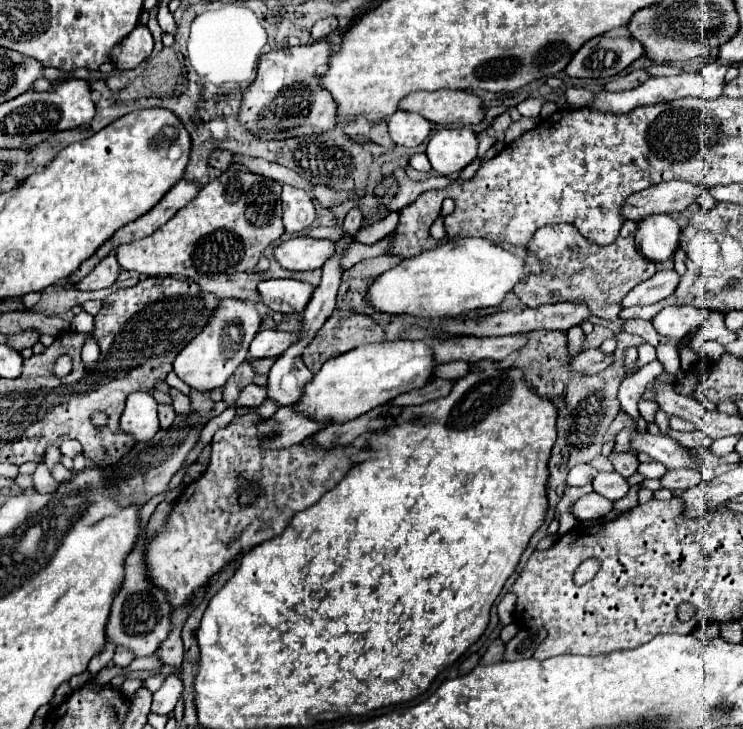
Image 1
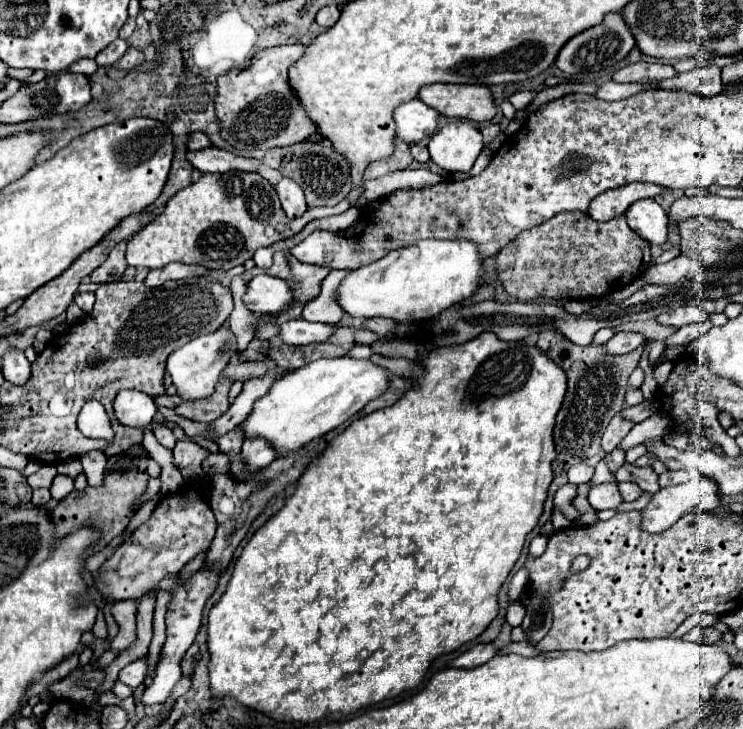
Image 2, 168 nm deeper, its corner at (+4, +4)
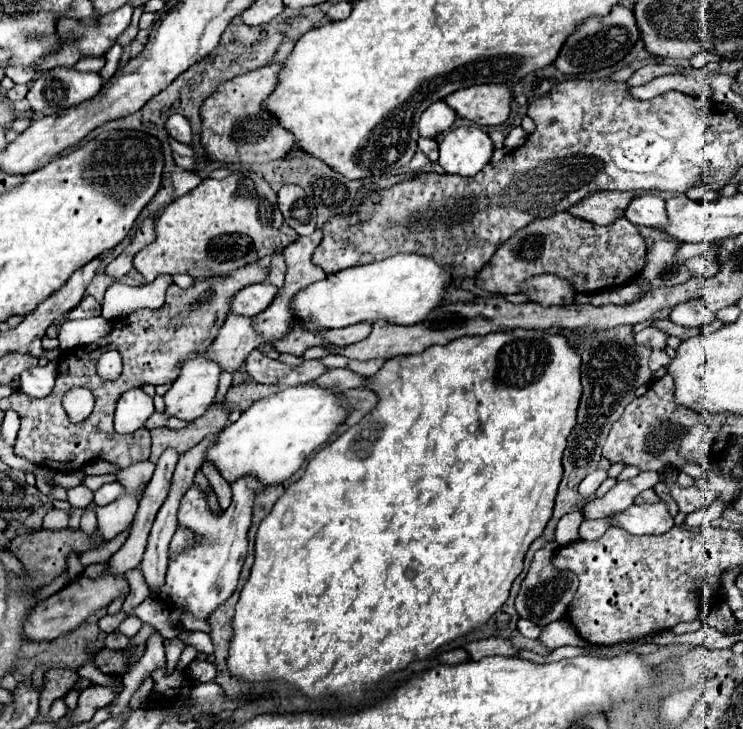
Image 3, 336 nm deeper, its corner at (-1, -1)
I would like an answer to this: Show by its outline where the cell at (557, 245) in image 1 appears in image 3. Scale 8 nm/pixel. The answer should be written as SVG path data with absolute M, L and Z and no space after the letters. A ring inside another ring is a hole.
M557 212L521 228L501 244L499 252L477 274L475 282L487 292L519 294L529 278L553 274L561 280L569 280L575 294L595 294L637 280L647 264L645 252L647 244L643 236L627 218L619 218L611 226L597 226L569 212Z

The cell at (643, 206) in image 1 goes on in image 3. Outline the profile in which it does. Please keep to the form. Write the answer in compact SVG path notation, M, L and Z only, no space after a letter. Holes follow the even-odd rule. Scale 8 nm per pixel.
M595 192L593 196L587 196L587 200L581 200L581 204L575 204L569 212L593 224L609 226L623 216L633 198L635 192Z

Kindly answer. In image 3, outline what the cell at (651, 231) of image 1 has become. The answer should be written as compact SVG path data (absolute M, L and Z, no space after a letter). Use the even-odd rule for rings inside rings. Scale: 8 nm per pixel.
M637 194L633 202L625 210L625 218L631 224L637 226L647 226L653 230L661 230L667 226L667 210L665 210L665 200L661 200L655 194Z

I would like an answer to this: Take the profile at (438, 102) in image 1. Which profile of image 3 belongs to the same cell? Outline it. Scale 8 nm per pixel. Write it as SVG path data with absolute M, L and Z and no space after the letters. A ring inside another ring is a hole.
M483 84L457 90L443 98L457 116L481 126L497 126L509 118L511 90L505 84Z

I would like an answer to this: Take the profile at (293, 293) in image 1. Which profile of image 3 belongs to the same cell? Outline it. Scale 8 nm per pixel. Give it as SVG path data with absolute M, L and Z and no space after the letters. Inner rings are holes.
M269 282L245 286L233 300L233 312L241 316L257 316L275 300L277 292L279 288Z

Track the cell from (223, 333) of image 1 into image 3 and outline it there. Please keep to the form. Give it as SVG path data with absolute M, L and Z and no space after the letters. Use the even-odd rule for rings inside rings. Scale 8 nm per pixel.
M203 352L181 366L179 378L165 394L165 414L181 420L197 420L213 404L221 366Z

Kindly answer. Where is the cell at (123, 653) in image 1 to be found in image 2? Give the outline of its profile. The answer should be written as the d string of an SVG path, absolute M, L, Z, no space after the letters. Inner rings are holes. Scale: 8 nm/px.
M116 601L112 603L110 611L118 623L118 635L112 639L110 651L120 653L136 639L136 601Z

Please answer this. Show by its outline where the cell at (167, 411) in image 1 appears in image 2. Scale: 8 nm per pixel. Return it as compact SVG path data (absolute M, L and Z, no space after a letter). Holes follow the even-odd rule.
M156 427L154 435L156 435L156 439L158 439L166 449L174 449L174 445L176 445L176 437L172 435L172 431L170 431L168 427Z

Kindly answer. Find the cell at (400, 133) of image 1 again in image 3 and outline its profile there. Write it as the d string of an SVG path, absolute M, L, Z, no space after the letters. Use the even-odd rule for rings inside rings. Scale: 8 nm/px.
M433 102L419 120L419 136L423 138L435 138L441 132L449 130L453 126L453 122L457 120L457 114L443 102Z

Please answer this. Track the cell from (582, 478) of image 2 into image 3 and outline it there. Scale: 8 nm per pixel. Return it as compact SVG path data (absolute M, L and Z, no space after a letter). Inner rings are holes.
M597 468L591 474L587 474L581 484L579 484L579 494L581 496L591 496L595 494L595 490L601 486L601 482L607 478L607 470L605 468Z

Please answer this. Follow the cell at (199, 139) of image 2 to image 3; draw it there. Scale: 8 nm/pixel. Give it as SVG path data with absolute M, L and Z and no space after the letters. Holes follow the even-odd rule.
M173 114L173 116L167 120L165 128L167 128L169 136L175 138L177 142L181 142L181 144L191 144L191 142L193 142L191 124L189 124L189 120L187 120L185 116L181 116L181 114Z

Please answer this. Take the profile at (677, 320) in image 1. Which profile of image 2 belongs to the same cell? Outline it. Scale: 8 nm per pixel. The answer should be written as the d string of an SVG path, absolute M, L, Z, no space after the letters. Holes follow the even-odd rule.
M682 305L678 309L672 309L664 315L658 315L658 323L662 325L672 325L672 327L684 327L690 323L700 323L706 317L706 311L696 307L696 305Z

